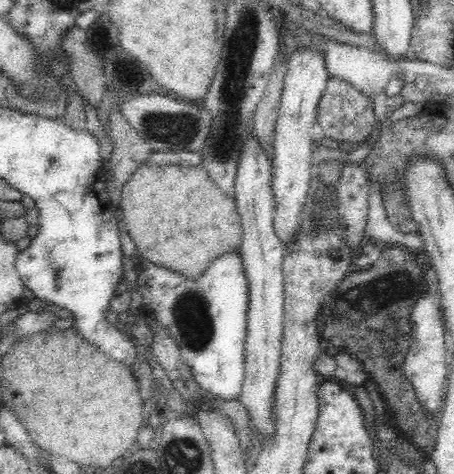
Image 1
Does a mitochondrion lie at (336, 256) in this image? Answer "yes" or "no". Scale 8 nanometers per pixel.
no

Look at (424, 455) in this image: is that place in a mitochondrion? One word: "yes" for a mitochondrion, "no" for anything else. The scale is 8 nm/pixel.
no

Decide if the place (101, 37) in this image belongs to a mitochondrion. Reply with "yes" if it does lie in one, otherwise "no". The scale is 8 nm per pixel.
no

